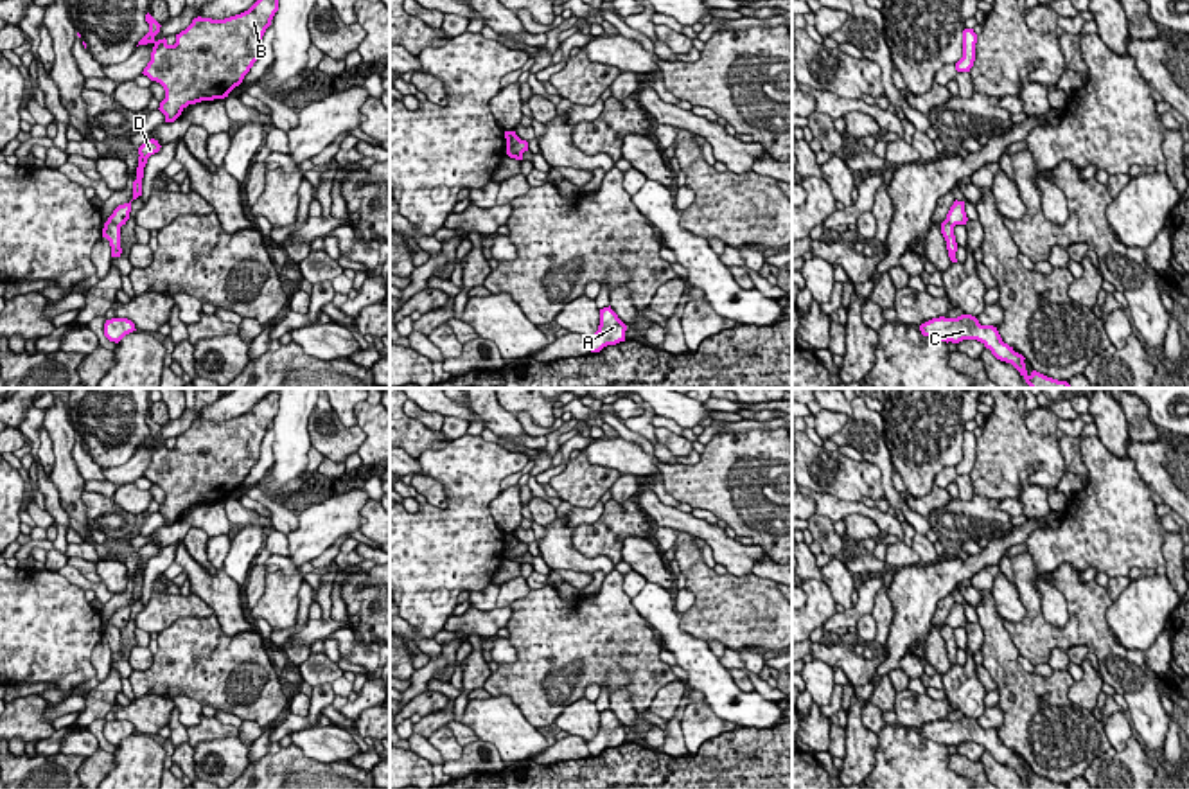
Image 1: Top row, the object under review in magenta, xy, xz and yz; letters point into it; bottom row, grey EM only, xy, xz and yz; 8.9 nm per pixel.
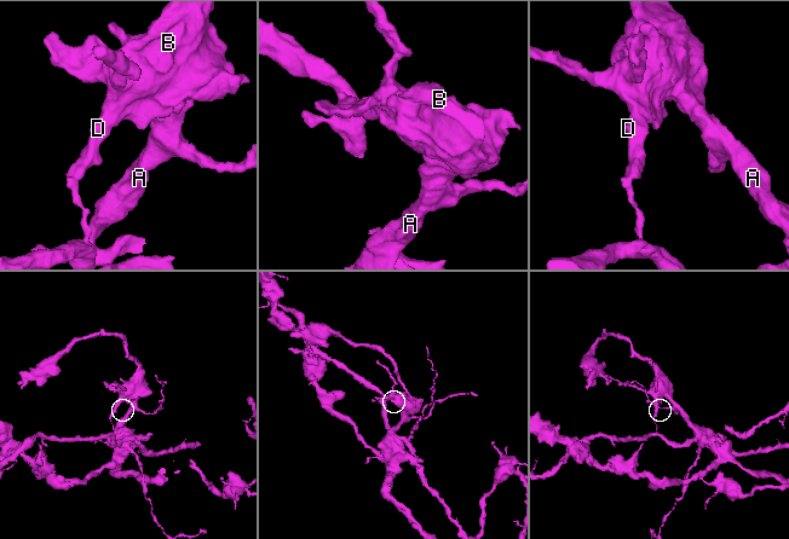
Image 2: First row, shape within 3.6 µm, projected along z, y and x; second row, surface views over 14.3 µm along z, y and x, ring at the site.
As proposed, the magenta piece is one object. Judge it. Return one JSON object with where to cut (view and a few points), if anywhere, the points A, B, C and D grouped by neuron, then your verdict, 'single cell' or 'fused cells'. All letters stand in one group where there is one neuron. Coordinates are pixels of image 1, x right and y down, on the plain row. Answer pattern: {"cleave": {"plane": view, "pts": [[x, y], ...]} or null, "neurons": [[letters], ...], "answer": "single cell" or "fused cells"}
{"cleave": {"plane": "xy", "pts": [[108, 622], [119, 629]]}, "neurons": [["A", "B", "D"], ["C"]], "answer": "fused cells"}

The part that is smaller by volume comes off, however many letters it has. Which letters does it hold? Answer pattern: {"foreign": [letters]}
{"foreign": ["C"]}

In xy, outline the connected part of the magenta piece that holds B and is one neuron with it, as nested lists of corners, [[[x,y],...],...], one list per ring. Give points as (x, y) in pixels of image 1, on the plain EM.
[[[273,390],[241,417],[194,421],[176,437],[174,448],[154,442],[162,428],[147,415],[149,435],[138,448],[154,449],[142,476],[165,492],[158,510],[165,525],[174,525],[189,507],[228,500],[259,462],[262,439],[277,413],[278,390]]]

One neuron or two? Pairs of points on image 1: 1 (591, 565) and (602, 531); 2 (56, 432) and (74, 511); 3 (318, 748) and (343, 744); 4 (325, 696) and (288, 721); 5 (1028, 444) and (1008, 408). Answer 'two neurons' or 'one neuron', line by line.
1: two neurons
2: one neuron
3: one neuron
4: one neuron
5: one neuron

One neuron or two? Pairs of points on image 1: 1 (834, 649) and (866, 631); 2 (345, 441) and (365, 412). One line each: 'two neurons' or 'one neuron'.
1: two neurons
2: two neurons

